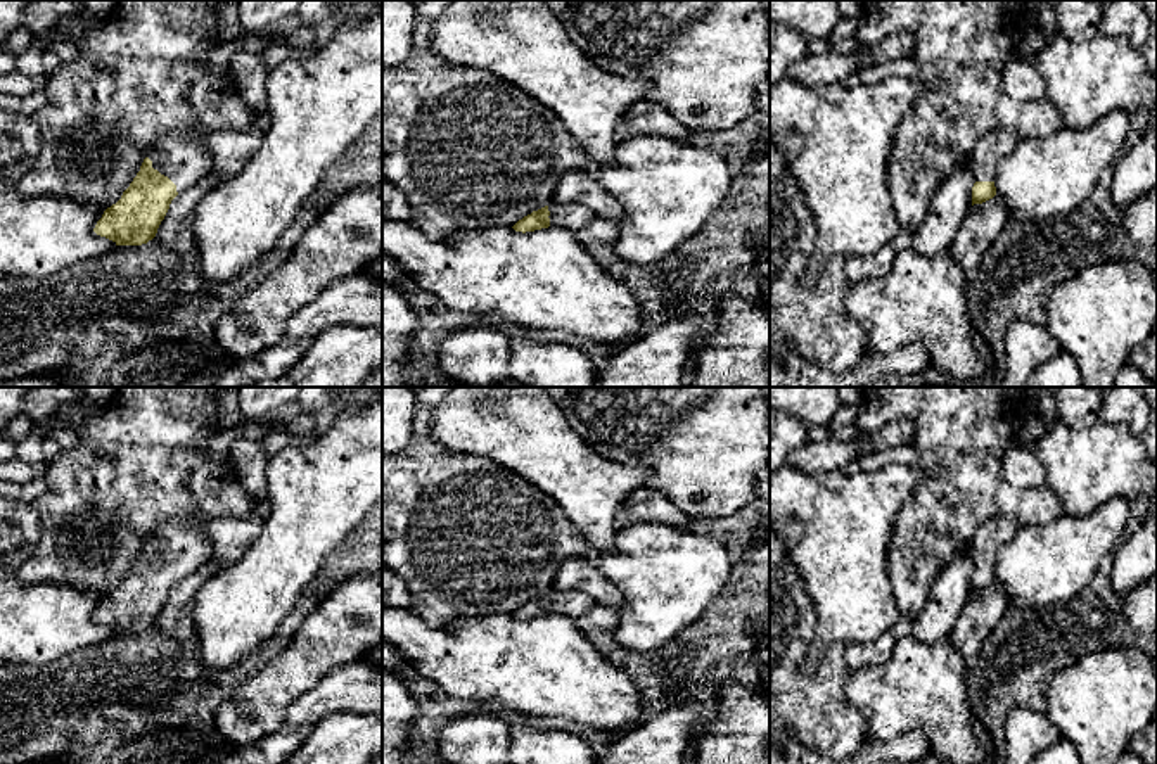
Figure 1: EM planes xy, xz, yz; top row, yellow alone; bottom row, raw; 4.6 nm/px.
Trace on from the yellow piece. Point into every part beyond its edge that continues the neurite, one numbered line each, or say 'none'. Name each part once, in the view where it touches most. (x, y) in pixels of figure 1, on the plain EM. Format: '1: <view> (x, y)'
1: xy (184, 545)

